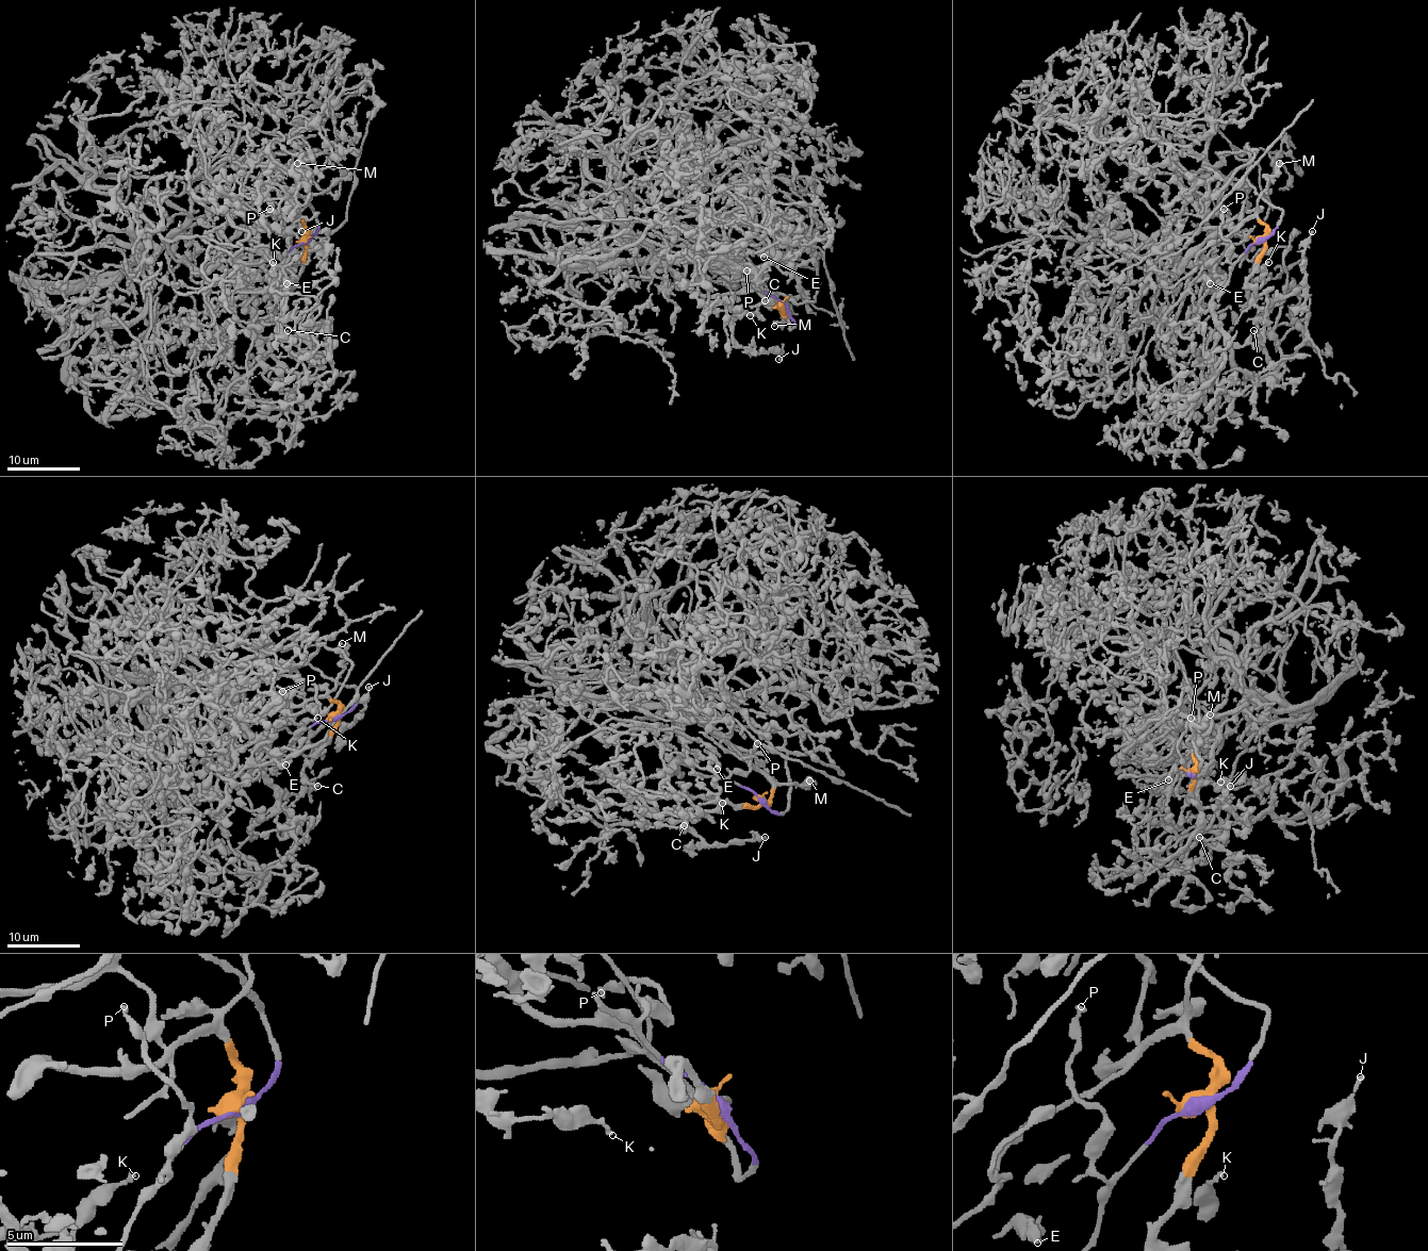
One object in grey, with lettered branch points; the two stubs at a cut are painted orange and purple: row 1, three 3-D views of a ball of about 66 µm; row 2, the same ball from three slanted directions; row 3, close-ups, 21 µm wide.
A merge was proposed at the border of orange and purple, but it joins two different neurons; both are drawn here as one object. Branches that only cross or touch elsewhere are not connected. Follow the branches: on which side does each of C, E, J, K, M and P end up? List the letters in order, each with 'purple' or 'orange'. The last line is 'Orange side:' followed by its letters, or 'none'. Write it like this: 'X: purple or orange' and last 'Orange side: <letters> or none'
C: orange
E: purple
J: orange
K: orange
M: orange
P: purple
Orange side: C, J, K, M

